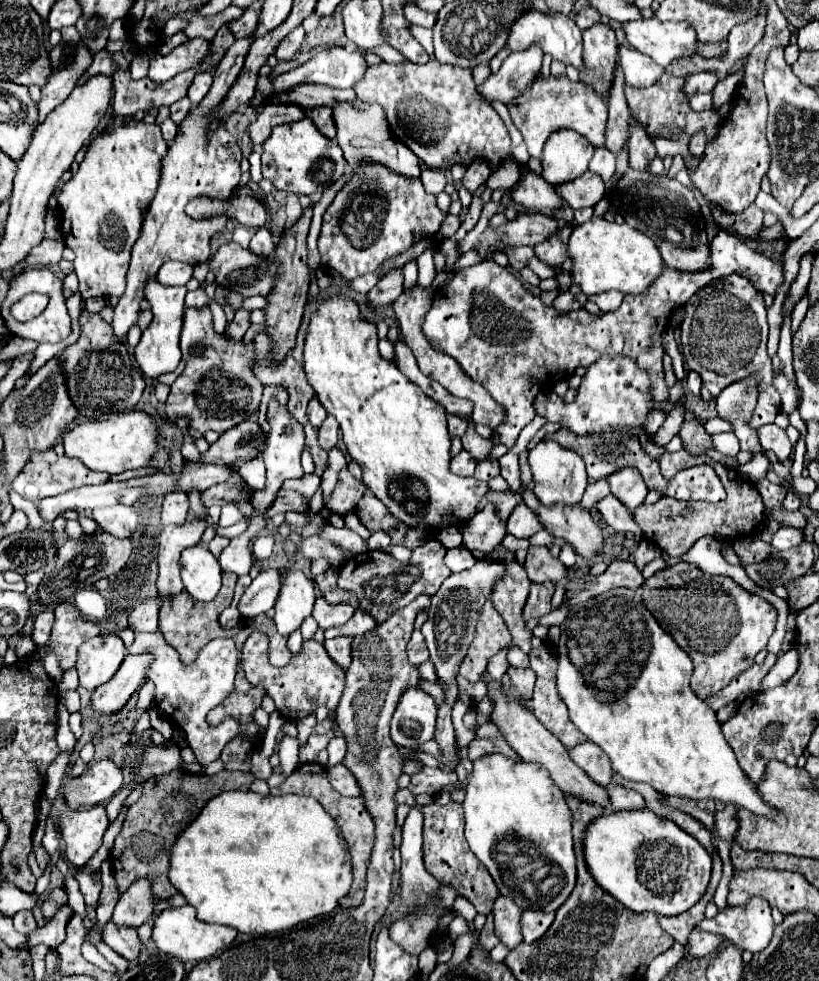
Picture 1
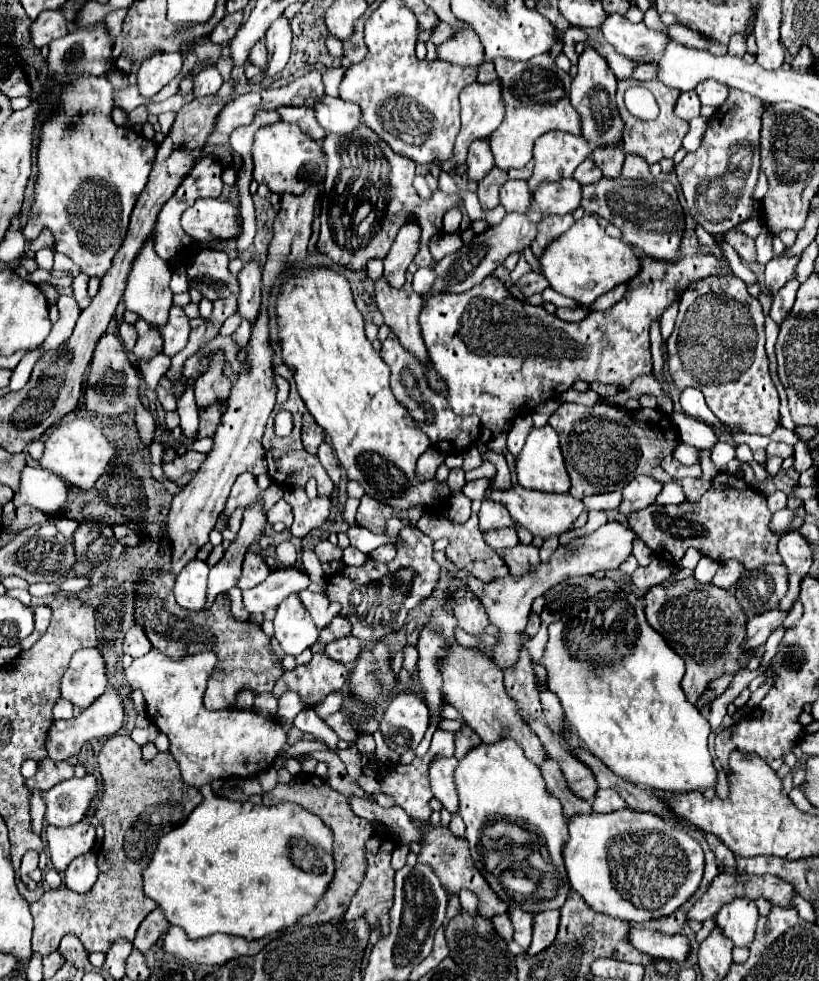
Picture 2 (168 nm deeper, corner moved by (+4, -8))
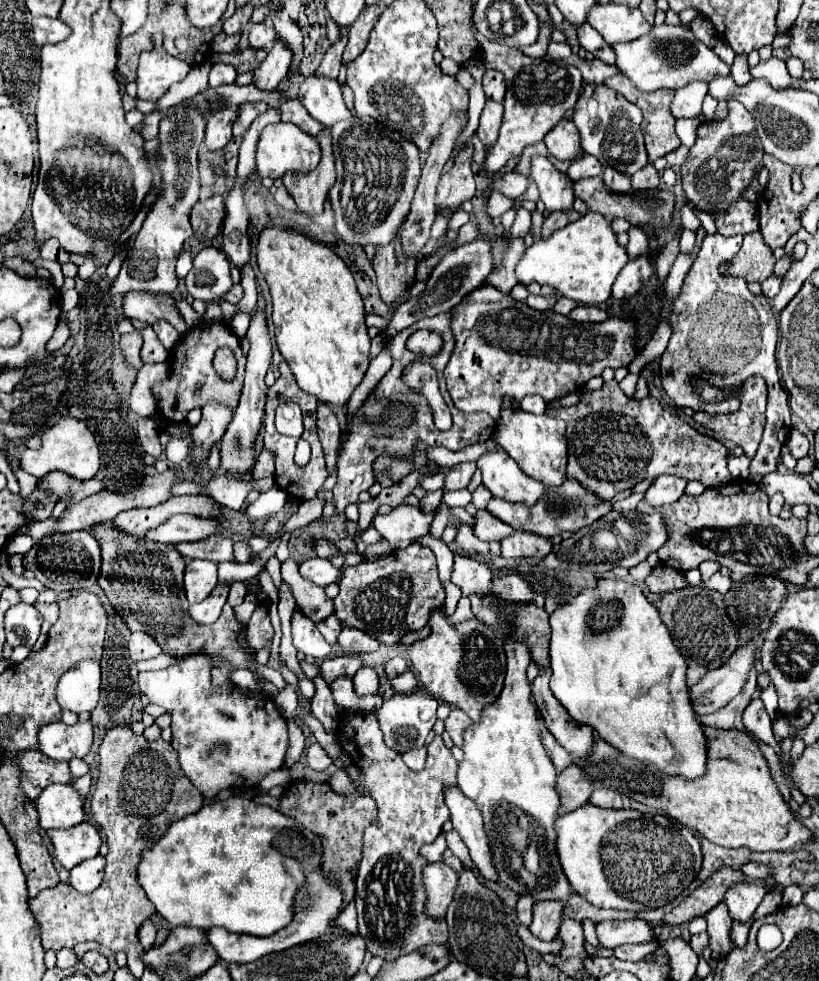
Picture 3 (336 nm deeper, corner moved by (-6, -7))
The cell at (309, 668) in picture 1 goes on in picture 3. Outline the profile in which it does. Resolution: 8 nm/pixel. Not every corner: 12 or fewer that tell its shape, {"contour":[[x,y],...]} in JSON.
{"contour":[[356,655],[324,659],[318,669],[326,683],[354,677],[362,667]]}

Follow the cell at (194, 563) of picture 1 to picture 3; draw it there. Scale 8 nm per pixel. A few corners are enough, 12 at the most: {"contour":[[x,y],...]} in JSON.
{"contour":[[188,561],[188,603],[200,603],[218,583],[216,563]]}

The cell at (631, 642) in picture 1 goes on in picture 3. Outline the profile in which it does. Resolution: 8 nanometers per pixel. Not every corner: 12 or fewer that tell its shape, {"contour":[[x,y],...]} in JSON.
{"contour":[[642,589],[550,615],[550,689],[664,775],[704,775],[686,663]]}

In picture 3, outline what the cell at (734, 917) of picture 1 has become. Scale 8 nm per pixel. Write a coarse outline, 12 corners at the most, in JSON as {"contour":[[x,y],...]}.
{"contour":[[742,883],[726,891],[734,921],[746,923],[766,889]]}

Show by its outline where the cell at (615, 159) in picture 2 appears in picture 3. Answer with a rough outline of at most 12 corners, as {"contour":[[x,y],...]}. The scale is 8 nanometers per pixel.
{"contour":[[604,169],[602,179],[610,191],[628,193],[630,177]]}

